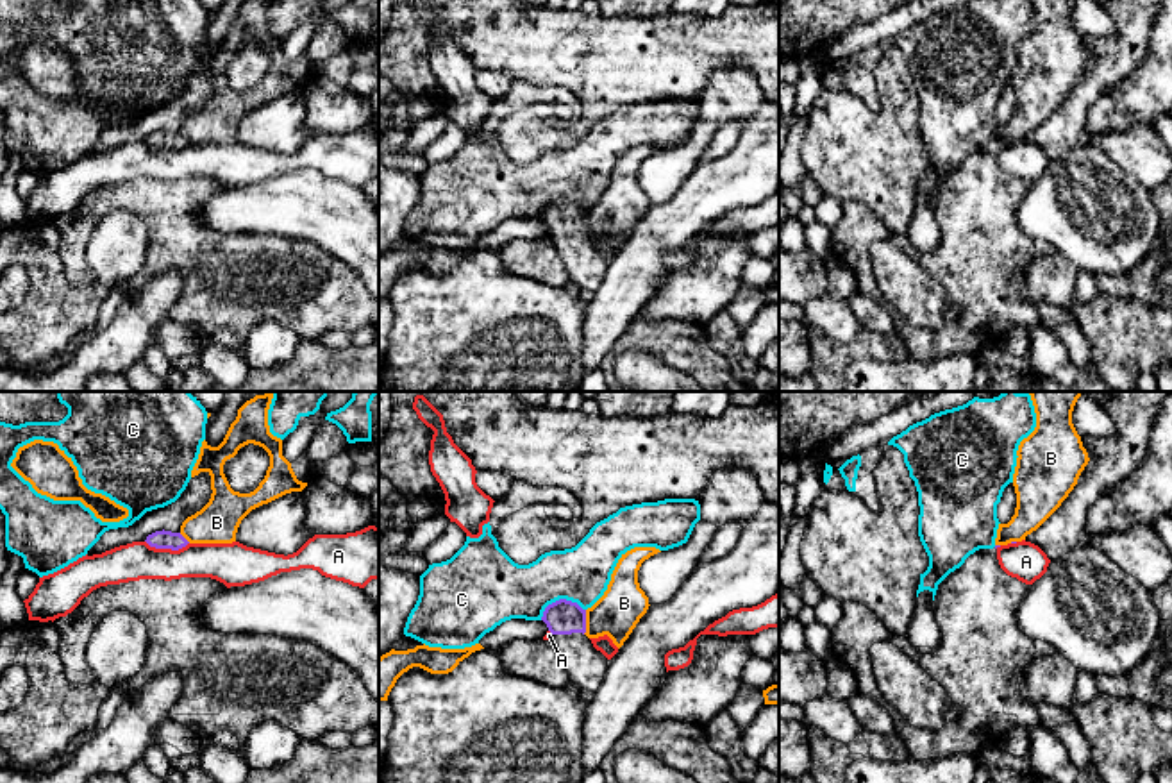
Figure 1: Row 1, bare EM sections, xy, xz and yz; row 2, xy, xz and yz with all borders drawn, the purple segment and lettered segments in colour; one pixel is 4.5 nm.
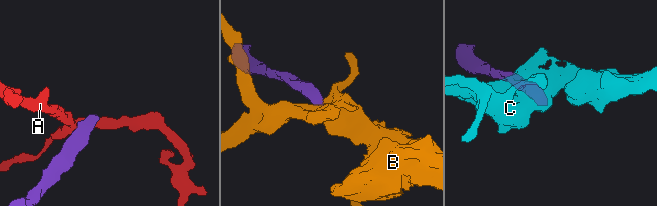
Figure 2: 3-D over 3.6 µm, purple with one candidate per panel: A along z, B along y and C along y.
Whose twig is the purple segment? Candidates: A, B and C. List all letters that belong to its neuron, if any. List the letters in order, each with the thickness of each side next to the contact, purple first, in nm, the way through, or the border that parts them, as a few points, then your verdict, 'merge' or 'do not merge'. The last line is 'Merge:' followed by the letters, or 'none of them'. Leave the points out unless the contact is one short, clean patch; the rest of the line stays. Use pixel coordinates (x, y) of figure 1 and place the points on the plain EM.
A: 80 nm thick on the purple side, 170 nm on the other; do not merge
B: 160 nm thick on the purple side, 200 nm on the other; border along xz (586, 210), (586, 229), (583, 233); do not merge
C: 160 nm thick on the purple side, 260 nm on the other; border along xz (585, 210), (576, 202), (556, 199), (540, 218); do not merge
Merge: none of them

